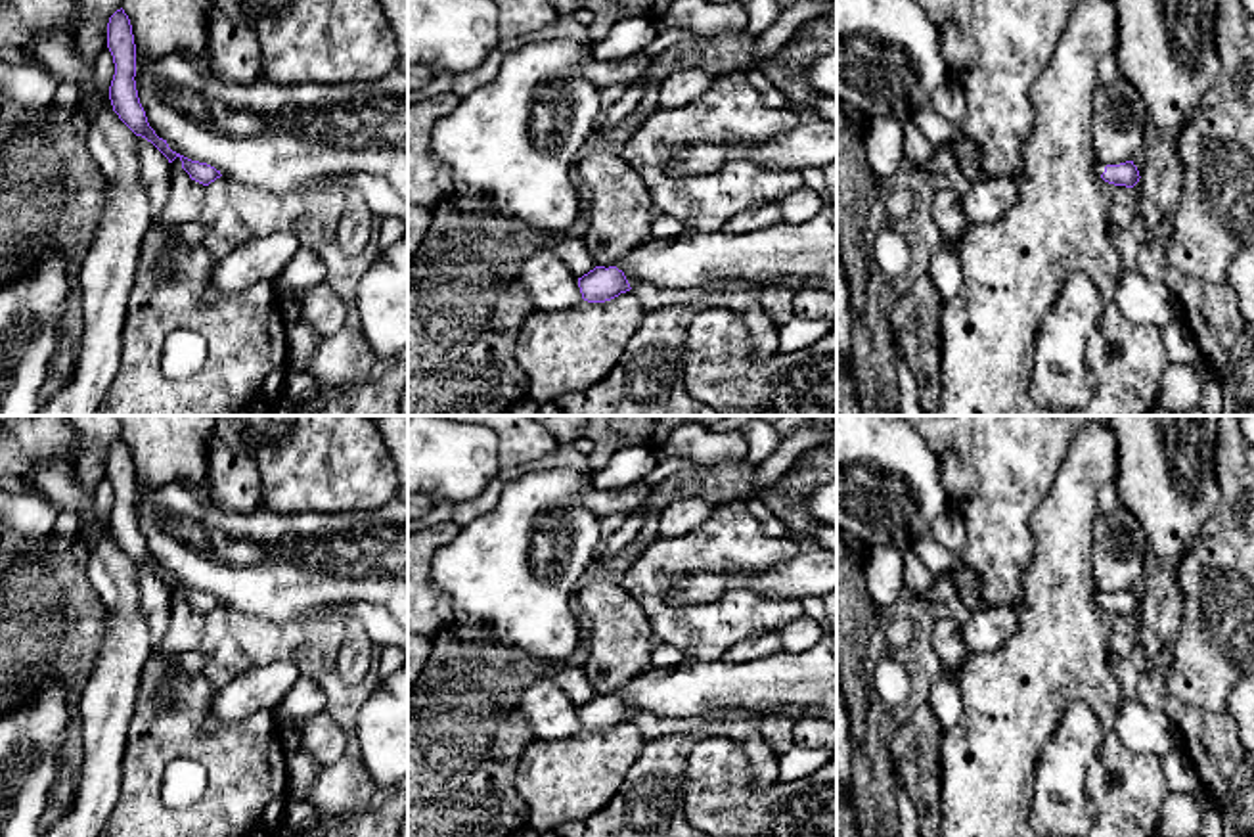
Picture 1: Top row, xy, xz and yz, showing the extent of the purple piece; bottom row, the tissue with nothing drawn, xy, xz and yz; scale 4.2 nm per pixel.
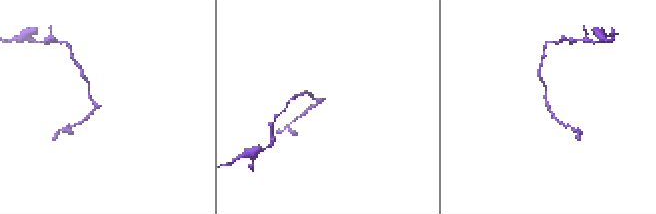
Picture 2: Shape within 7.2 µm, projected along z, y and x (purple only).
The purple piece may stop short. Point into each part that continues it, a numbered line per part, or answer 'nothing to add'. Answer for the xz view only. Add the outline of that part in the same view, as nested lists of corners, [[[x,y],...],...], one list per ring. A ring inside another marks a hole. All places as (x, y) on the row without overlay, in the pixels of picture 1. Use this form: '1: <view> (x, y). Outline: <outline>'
nothing to add

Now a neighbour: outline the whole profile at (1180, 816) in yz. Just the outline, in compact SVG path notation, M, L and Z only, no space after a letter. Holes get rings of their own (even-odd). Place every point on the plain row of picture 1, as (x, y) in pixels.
M1170 791L1162 806L1158 835L1160 837L1200 835L1200 812L1193 793L1181 795Z

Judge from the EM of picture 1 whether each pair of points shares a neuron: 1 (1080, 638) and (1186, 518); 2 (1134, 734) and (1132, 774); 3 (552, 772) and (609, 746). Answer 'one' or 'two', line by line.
1: two
2: two
3: one

